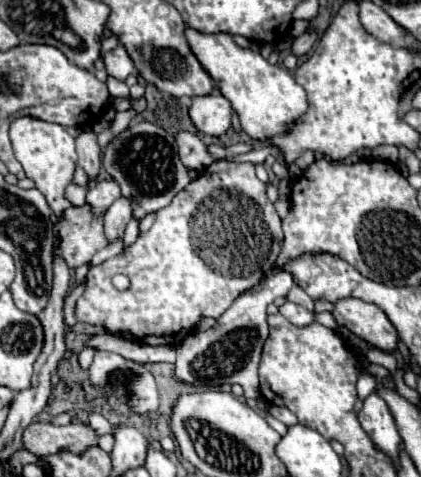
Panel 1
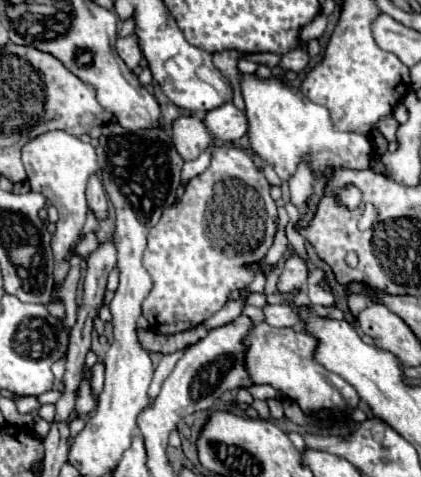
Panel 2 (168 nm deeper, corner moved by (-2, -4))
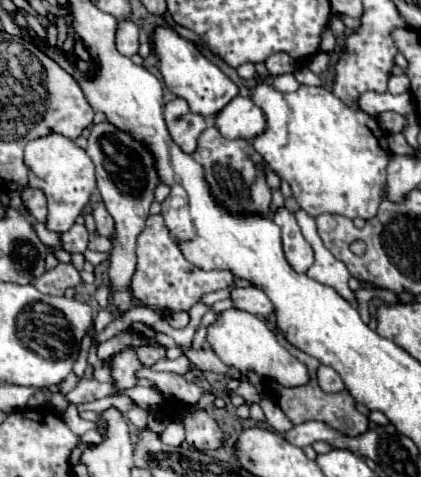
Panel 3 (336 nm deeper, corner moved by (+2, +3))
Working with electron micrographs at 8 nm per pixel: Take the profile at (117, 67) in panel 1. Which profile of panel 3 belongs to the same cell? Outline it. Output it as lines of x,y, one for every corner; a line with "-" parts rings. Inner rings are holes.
121,21
117,27
117,51
131,57
139,49
139,29
133,21

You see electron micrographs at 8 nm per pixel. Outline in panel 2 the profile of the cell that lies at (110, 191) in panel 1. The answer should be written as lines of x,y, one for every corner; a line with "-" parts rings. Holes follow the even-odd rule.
89,232
89,234
85,234
85,240
81,240
81,244
75,244
73,246
73,254
77,254
77,256
83,256
83,258
87,258
95,248
99,246
99,242
97,242
97,236
93,234
93,232

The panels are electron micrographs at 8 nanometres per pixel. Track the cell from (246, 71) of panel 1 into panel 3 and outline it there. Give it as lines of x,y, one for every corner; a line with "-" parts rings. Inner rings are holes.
257,83
249,89
249,97
263,111
267,121
265,131
253,139
253,147
263,161
291,185
299,207
307,209
313,217
319,213
337,213
349,219
375,217
385,189
385,167
391,155
387,133
379,129
377,119
363,111
347,109
347,105
343,105
343,101
339,101
327,87
301,85
295,93
283,95
273,85

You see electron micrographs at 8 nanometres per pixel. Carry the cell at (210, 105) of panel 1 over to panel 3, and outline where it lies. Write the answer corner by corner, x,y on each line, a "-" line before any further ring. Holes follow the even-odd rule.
237,95
215,115
215,127
227,139
253,139
265,129
265,117
249,97

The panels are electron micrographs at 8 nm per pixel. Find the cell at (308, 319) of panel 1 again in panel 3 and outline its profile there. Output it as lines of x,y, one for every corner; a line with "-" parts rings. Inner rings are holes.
245,287
245,289
233,289
231,299
235,303
237,309
253,313
253,315
261,315
267,317
271,313
275,313
275,307
271,303
271,299
265,295
265,291
257,289
257,287

